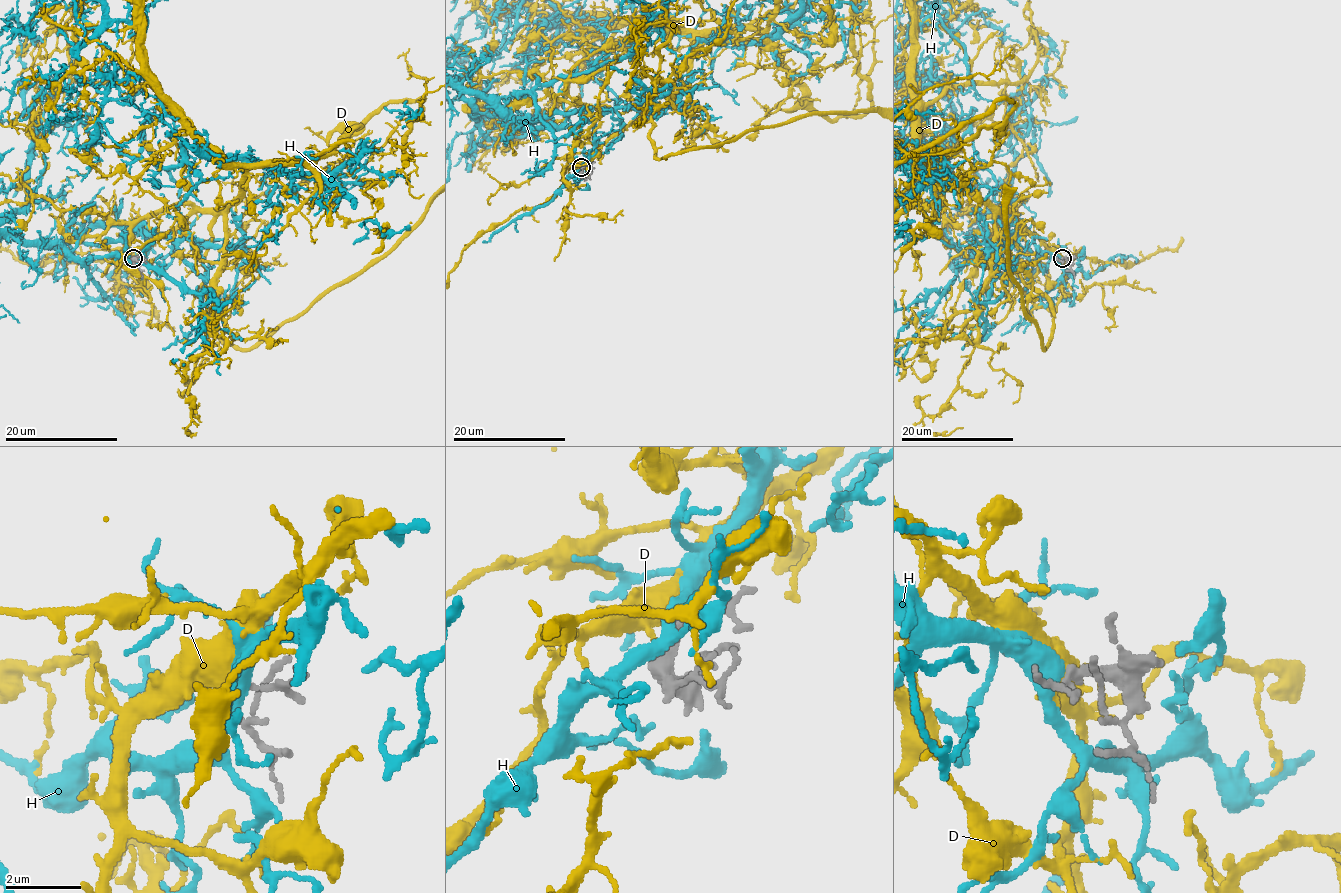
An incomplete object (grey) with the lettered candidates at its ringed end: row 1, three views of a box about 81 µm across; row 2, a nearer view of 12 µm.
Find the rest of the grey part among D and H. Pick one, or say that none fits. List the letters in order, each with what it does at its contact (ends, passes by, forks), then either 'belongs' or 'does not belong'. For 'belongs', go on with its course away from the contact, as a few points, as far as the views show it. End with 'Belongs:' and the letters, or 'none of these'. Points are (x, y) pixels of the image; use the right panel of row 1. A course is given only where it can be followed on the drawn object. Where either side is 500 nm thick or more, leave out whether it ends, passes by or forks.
D: belongs
H: it passes by | does not belong
Belongs: D

